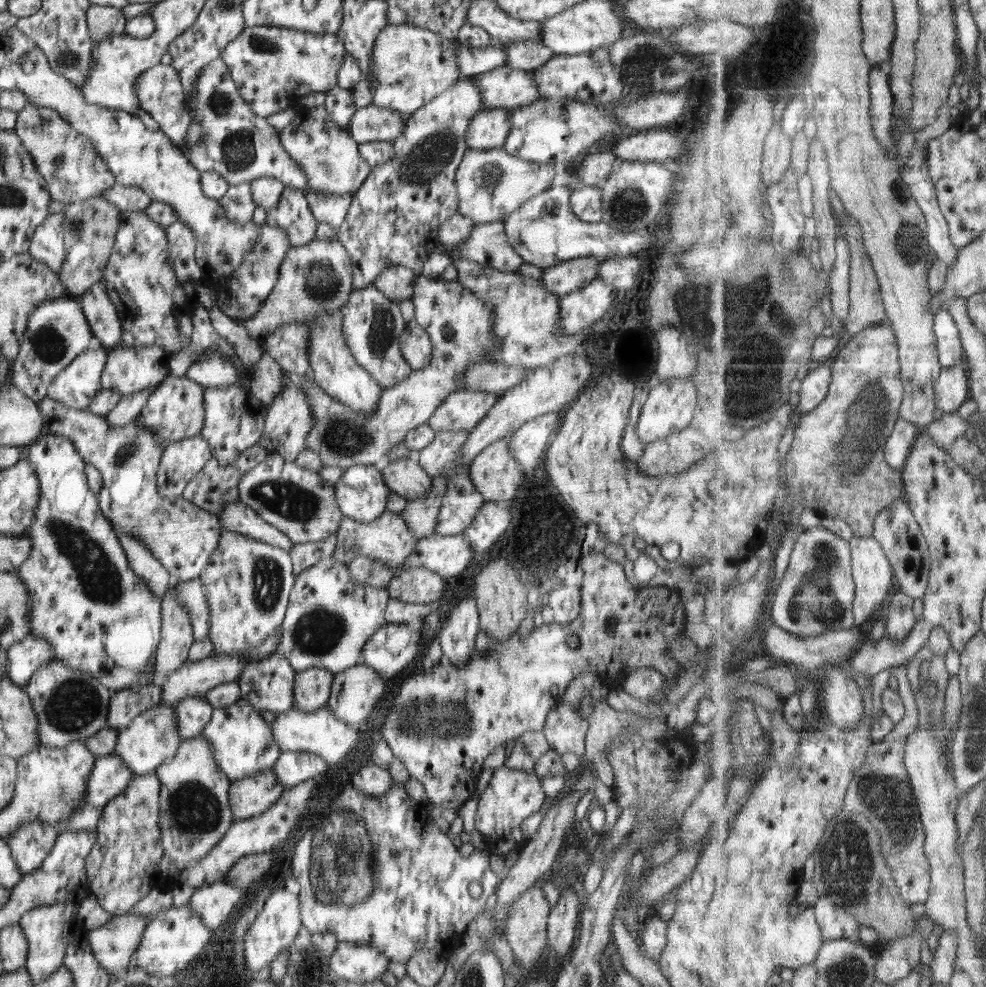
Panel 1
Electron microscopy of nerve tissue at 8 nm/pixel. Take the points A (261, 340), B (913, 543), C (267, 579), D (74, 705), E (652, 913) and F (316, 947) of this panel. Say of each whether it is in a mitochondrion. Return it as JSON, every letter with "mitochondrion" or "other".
{"A":"other","B":"other","C":"mitochondrion","D":"mitochondrion","E":"other","F":"other"}

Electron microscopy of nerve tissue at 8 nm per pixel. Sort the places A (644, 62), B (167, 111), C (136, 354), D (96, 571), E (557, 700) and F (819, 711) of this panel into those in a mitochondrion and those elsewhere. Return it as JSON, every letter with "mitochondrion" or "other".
{"A":"mitochondrion","B":"other","C":"other","D":"mitochondrion","E":"other","F":"other"}

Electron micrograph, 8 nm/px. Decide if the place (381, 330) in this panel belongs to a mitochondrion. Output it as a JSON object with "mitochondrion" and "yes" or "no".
{"mitochondrion":"yes"}

